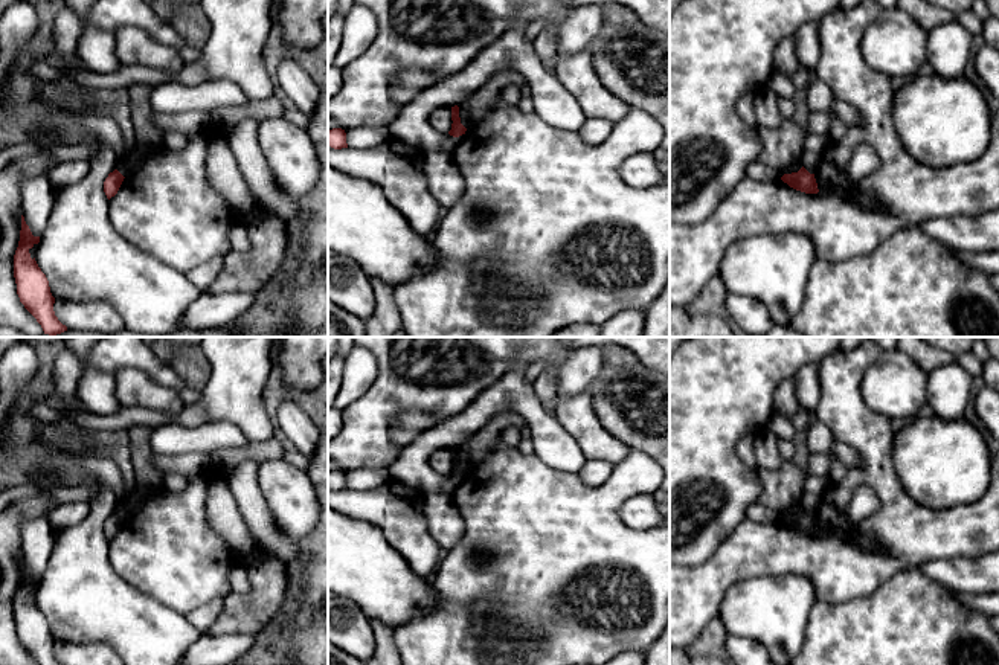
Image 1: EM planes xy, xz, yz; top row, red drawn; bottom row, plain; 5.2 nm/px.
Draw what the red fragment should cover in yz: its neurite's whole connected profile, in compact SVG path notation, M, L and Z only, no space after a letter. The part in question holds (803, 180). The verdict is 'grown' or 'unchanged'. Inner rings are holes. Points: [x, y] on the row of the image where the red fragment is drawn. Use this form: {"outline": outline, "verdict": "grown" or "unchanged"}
{"outline": "M804 166L798 172L784 174L781 180L790 188L805 194L819 192L814 174L810 174Z", "verdict": "unchanged"}

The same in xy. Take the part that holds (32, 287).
{"outline": "M21 215L21 230L18 247L14 255L14 278L17 294L24 308L37 319L44 334L56 336L67 331L53 311L55 297L50 293L49 281L38 267L29 250L40 243L40 236L34 236Z", "verdict": "unchanged"}

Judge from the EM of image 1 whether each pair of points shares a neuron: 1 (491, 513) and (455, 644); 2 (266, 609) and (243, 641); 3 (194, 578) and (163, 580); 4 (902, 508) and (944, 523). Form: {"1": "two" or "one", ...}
{"1": "one", "2": "two", "3": "one", "4": "one"}

